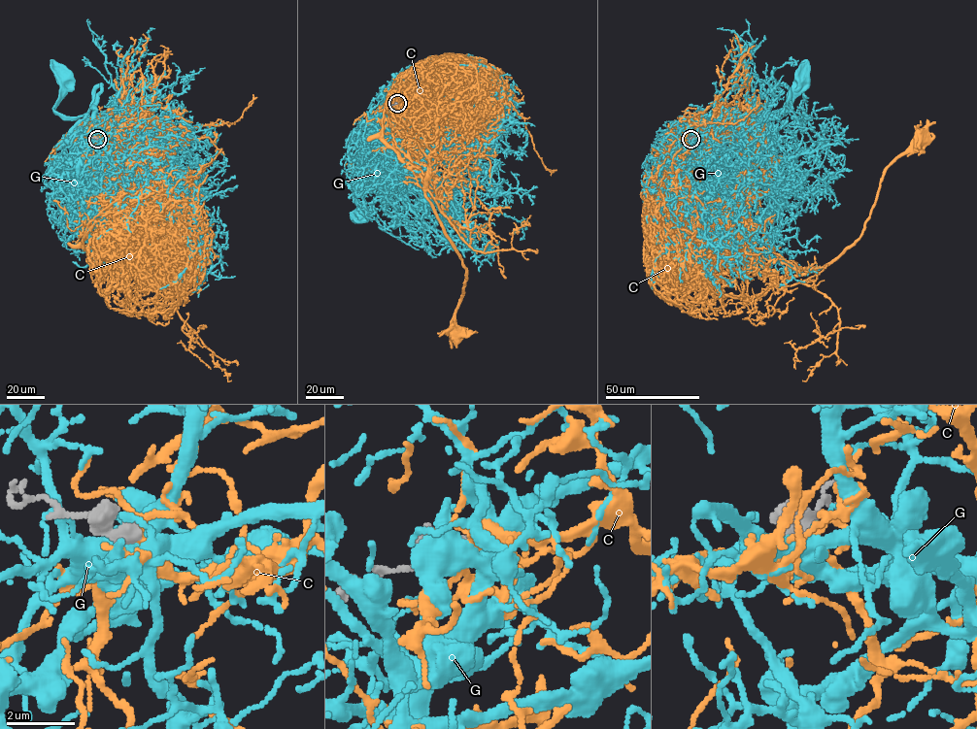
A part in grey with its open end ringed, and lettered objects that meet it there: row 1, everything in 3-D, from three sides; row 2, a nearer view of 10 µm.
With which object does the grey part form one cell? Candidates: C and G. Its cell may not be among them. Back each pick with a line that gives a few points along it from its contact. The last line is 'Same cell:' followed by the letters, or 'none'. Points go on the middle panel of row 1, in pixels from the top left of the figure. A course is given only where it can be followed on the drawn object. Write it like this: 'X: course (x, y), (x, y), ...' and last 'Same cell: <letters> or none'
C: course (397, 103), (395, 108), (435, 99), (437, 111), (411, 148), (410, 161), (465, 270), (455, 311), (457, 334)
Same cell: C

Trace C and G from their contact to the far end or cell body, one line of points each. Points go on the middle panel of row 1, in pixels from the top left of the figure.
C: (397, 103), (395, 108), (435, 99), (437, 111), (411, 148), (410, 161), (465, 270), (455, 311), (457, 334)
G: (396, 103), (383, 130), (384, 149), (378, 152), (385, 176), (379, 182), (363, 183), (353, 193), (363, 213)

